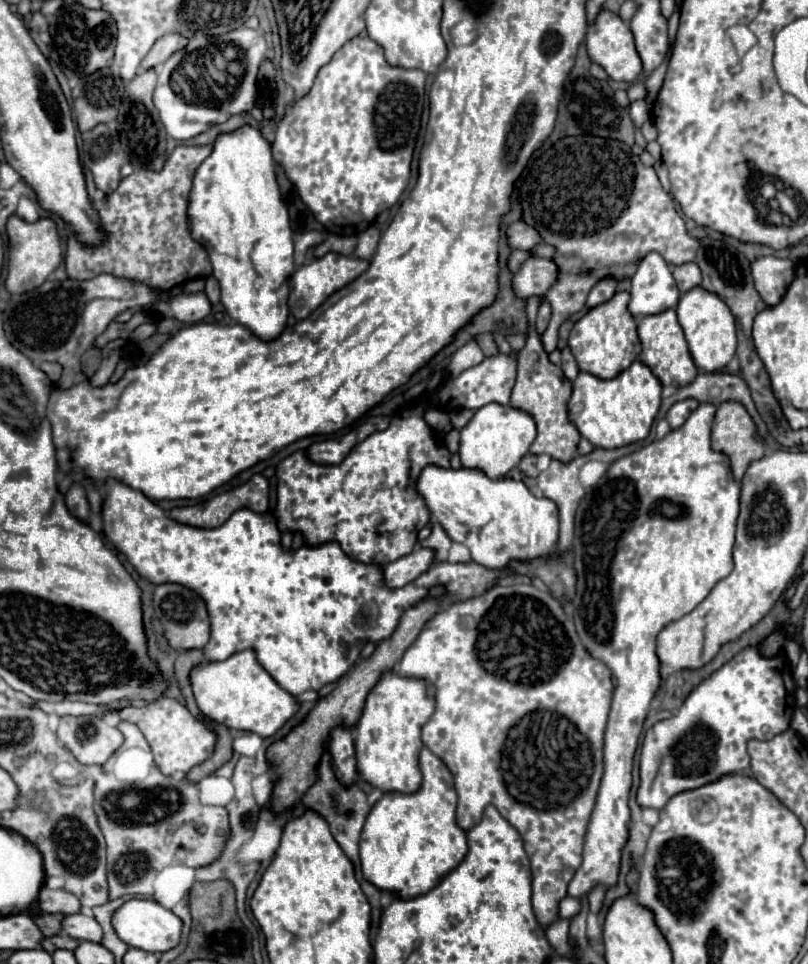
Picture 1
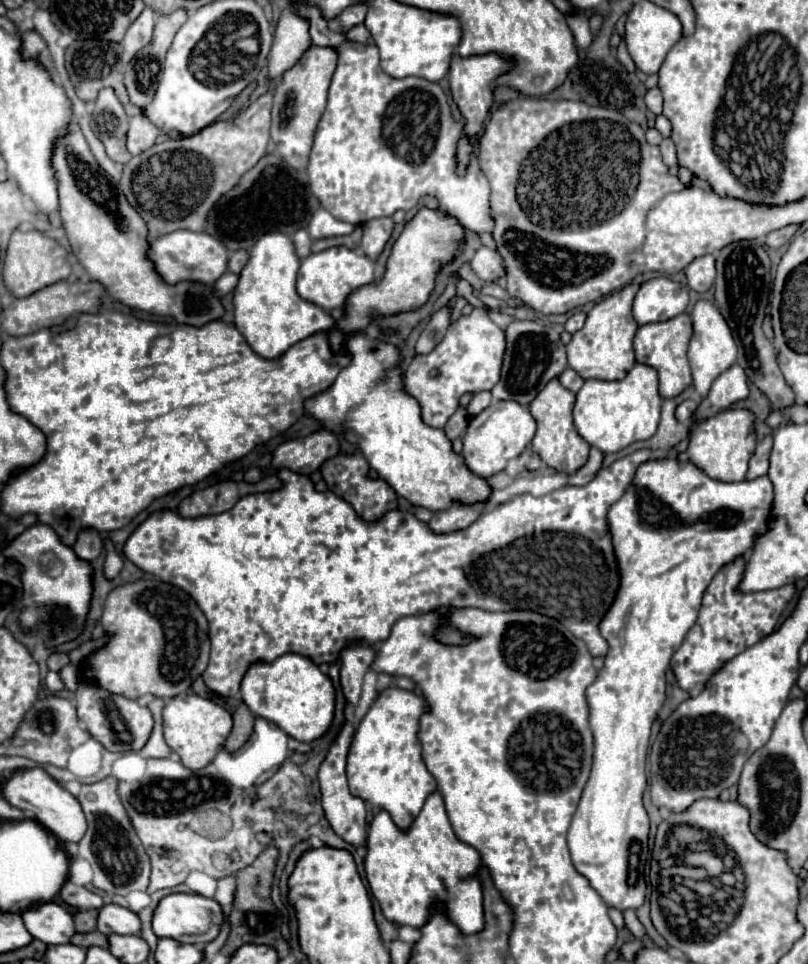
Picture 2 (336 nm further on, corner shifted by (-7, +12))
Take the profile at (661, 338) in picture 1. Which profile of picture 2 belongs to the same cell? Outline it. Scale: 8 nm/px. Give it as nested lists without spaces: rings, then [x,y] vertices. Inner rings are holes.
[[[682,313],[670,321],[642,325],[636,331],[636,337],[634,337],[636,361],[650,365],[658,371],[660,395],[664,399],[680,395],[692,383],[692,373],[690,373],[690,365],[688,365],[688,357],[686,357],[690,337],[692,337],[692,321],[690,321],[688,313]]]

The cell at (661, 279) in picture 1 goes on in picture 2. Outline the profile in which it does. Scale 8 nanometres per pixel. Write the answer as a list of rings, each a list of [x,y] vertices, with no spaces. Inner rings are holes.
[[[654,277],[640,285],[632,315],[638,325],[668,321],[688,307],[688,287],[668,277]]]

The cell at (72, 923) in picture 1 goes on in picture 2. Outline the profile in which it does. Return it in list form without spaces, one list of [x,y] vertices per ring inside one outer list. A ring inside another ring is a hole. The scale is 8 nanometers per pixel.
[[[108,903],[98,911],[98,931],[104,935],[136,935],[140,931],[140,919],[130,909]]]

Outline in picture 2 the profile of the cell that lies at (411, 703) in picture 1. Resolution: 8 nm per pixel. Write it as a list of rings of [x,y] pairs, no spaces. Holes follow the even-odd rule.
[[[398,687],[380,691],[374,705],[356,727],[348,753],[346,773],[350,791],[376,807],[386,809],[400,829],[410,827],[426,797],[436,791],[436,781],[424,765],[422,743],[418,739],[418,719],[422,713],[424,699],[420,695]]]

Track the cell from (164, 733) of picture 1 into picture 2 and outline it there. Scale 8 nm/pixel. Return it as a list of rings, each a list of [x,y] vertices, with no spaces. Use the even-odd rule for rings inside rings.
[[[198,695],[172,697],[164,707],[162,719],[164,719],[164,739],[168,747],[180,757],[182,765],[194,771],[206,767],[216,757],[216,753],[222,749],[226,737],[232,731],[232,715],[214,701]]]

